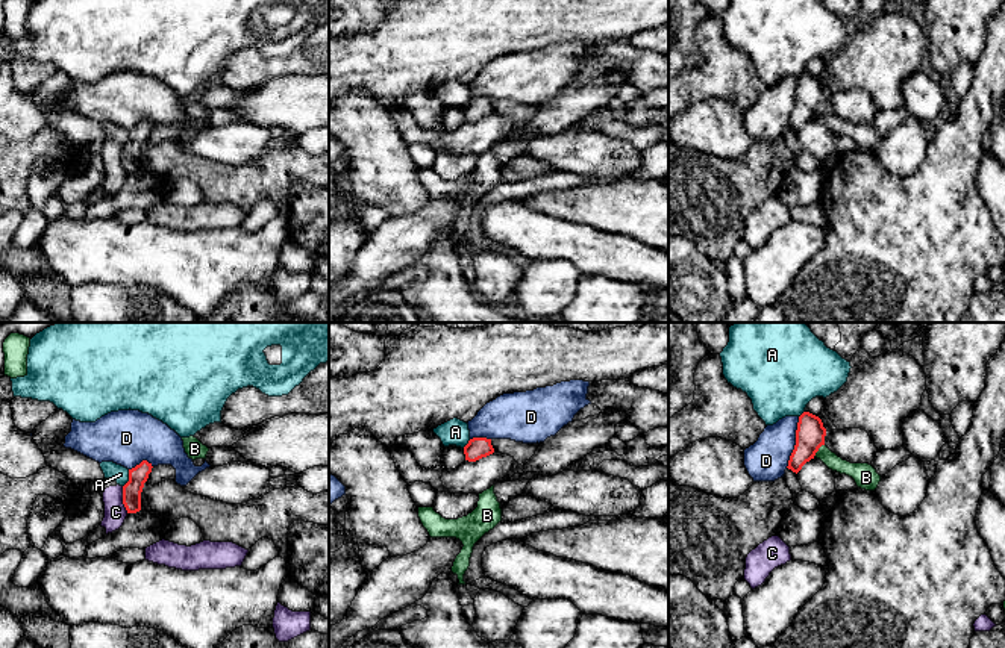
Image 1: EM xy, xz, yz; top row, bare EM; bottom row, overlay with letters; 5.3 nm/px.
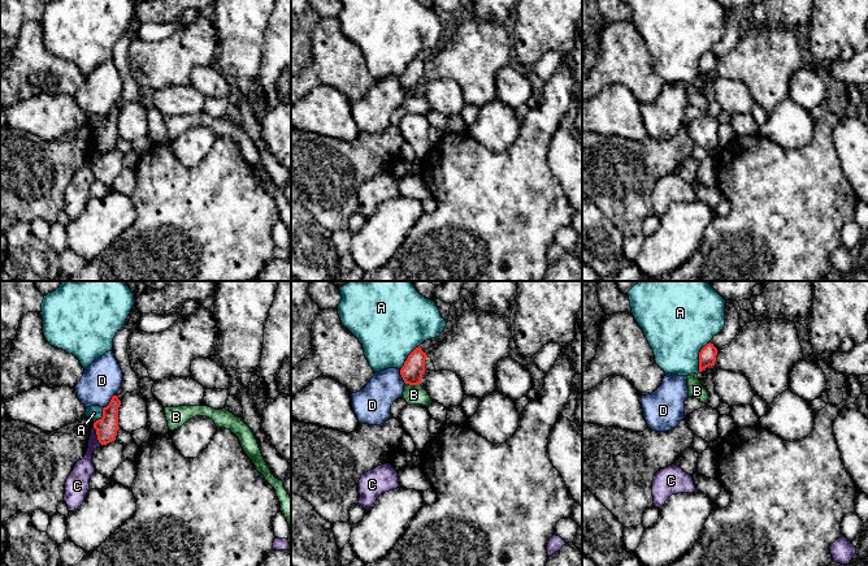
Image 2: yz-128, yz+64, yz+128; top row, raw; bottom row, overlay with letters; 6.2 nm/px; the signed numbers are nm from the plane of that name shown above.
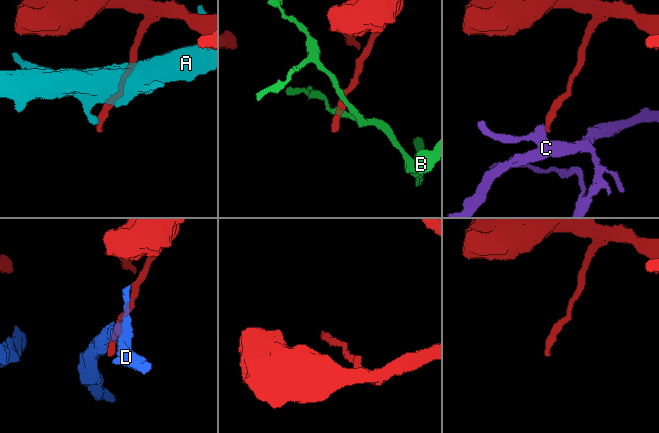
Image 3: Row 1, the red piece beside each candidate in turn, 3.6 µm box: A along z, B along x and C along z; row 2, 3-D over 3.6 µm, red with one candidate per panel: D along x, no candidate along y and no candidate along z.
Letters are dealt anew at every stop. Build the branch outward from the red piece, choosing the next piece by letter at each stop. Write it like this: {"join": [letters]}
{"join": []}

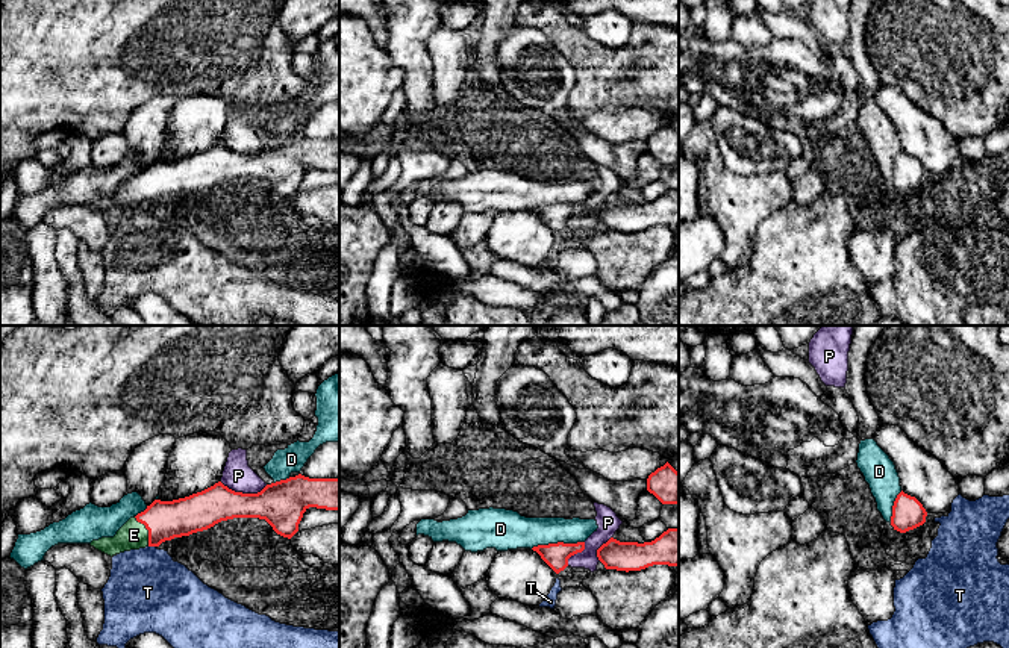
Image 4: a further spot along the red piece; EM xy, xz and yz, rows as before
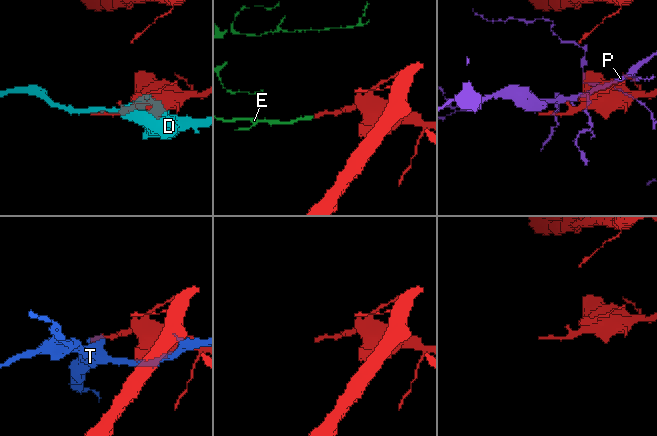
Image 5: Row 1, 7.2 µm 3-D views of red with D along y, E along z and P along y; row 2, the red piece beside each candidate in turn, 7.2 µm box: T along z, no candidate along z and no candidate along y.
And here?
{"join": ["E"]}

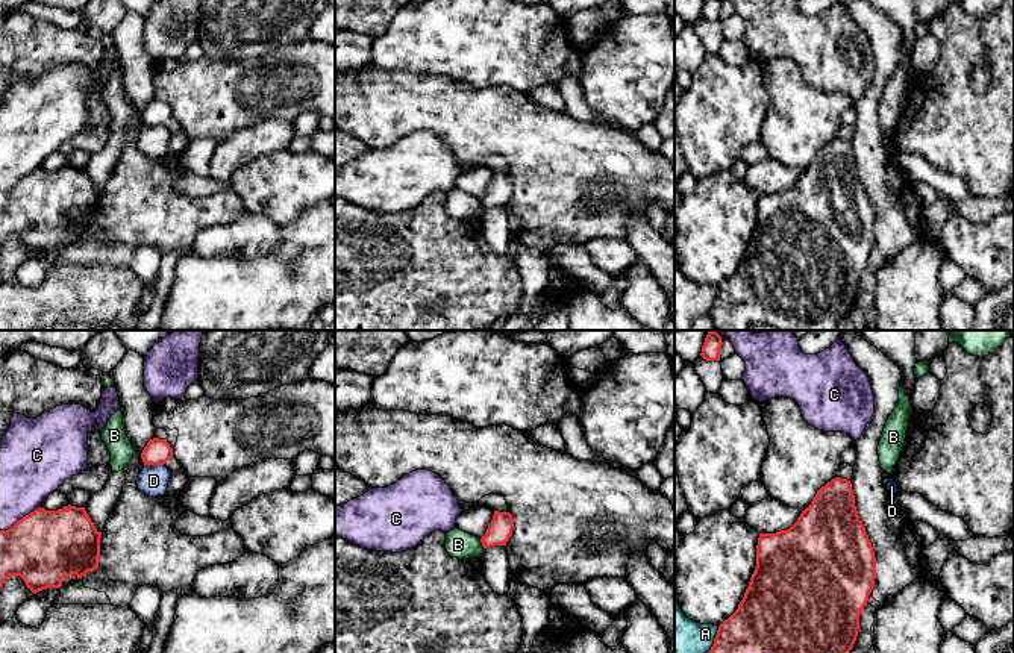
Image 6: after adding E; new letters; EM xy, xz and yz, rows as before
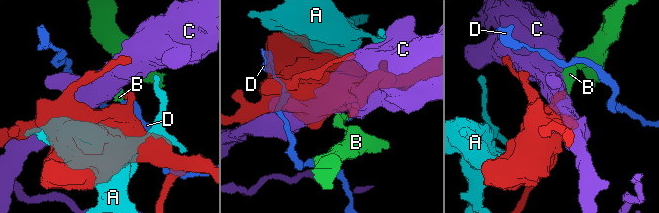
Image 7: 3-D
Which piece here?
{"join": []}

